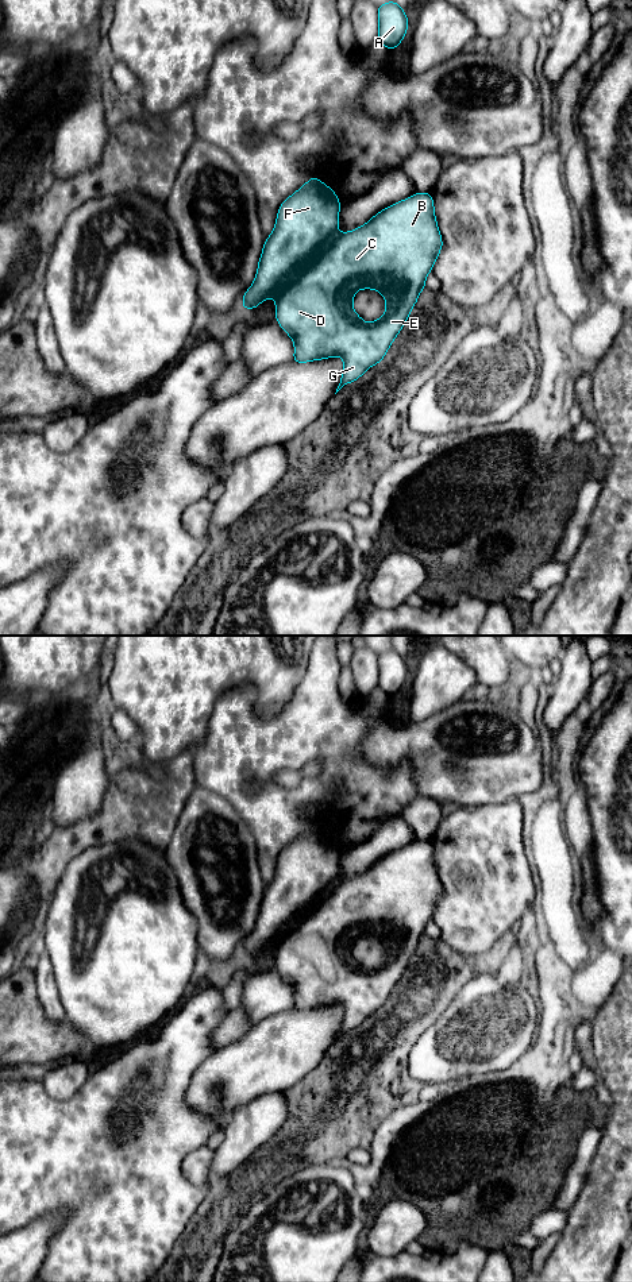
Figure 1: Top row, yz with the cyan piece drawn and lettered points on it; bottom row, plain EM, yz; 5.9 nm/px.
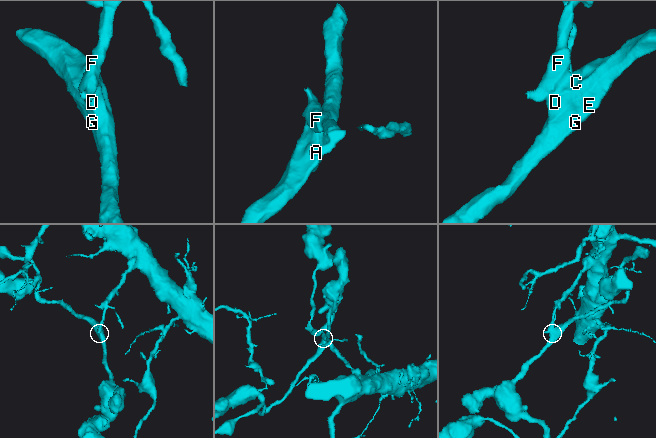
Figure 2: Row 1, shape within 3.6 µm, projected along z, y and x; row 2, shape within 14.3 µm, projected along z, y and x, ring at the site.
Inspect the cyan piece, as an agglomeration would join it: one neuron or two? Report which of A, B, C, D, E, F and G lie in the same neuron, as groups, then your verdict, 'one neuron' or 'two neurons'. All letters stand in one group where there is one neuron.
A F / B C D E G; two neurons

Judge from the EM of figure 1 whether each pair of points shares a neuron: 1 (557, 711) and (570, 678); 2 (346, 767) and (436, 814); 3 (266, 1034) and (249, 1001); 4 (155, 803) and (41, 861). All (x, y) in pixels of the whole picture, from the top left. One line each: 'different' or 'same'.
1: same
2: different
3: different
4: same

